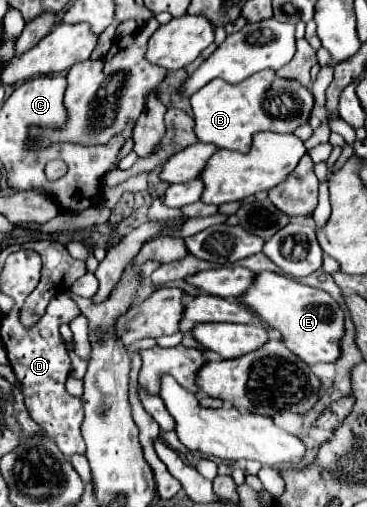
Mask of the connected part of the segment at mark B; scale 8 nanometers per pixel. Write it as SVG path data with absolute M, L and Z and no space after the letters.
M260 71L238 85L230 85L224 79L212 79L190 97L190 103L198 141L212 143L218 149L248 153L254 133L292 133L298 125L304 125L310 117L314 99L308 89L300 87L300 83L280 79L274 71Z

